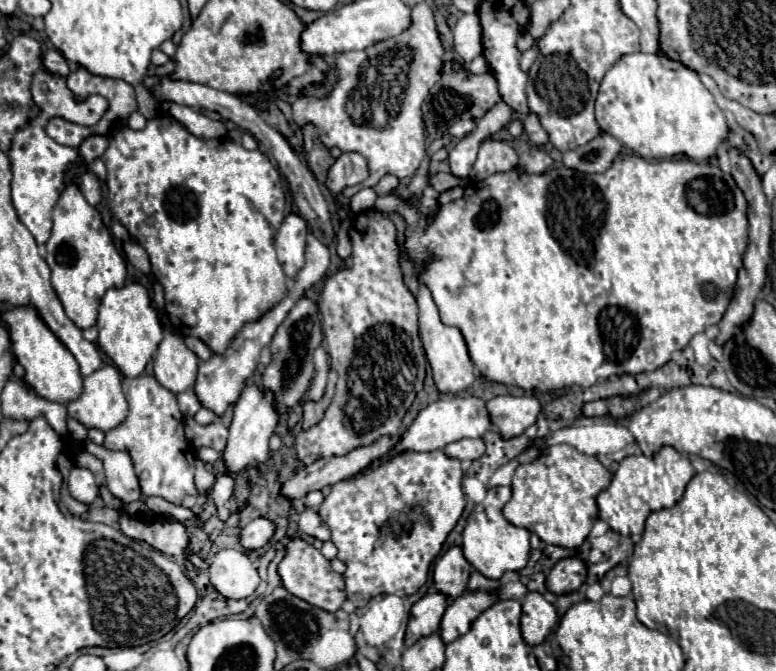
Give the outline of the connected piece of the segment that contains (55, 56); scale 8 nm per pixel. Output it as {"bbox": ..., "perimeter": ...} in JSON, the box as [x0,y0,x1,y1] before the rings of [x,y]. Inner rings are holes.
{"bbox":[42,50,70,78],"perimeter":[[[48,50],[48,52],[44,54],[42,64],[44,64],[44,68],[46,68],[48,72],[58,74],[58,76],[64,76],[64,78],[66,78],[68,72],[70,72],[70,68],[68,68],[68,64],[66,64],[66,58],[64,58],[58,50]]]}

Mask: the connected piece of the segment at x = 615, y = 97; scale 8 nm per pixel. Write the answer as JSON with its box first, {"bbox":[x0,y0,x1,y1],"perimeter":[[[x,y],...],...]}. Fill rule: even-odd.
{"bbox":[596,52,730,162],"perimeter":[[[644,52],[626,54],[606,72],[596,98],[596,120],[602,131],[620,140],[634,154],[648,160],[686,156],[694,162],[706,162],[716,156],[720,144],[728,138],[730,132],[726,116],[716,106],[712,94],[704,88],[694,70],[690,68],[670,70],[660,62],[658,54],[644,54]]]}

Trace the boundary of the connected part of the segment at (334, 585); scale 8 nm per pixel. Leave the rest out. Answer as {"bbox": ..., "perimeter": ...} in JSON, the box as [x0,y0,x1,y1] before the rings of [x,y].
{"bbox":[278,538,346,612],"perimeter":[[[292,538],[286,546],[286,556],[284,560],[280,562],[278,566],[278,574],[282,578],[282,584],[284,588],[298,596],[298,598],[304,598],[306,602],[310,602],[312,606],[320,606],[322,610],[328,610],[328,612],[334,612],[342,606],[342,602],[346,600],[346,594],[344,594],[344,580],[340,574],[336,574],[332,568],[330,568],[330,560],[326,560],[320,550],[316,550],[314,546],[310,546],[308,542],[300,540],[300,538]]]}

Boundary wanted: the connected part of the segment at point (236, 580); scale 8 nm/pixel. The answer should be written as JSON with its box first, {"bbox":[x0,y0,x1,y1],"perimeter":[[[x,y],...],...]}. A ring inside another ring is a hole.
{"bbox":[208,550,260,600],"perimeter":[[[220,550],[212,558],[208,572],[212,586],[232,600],[240,600],[254,594],[260,584],[258,570],[240,550]]]}

